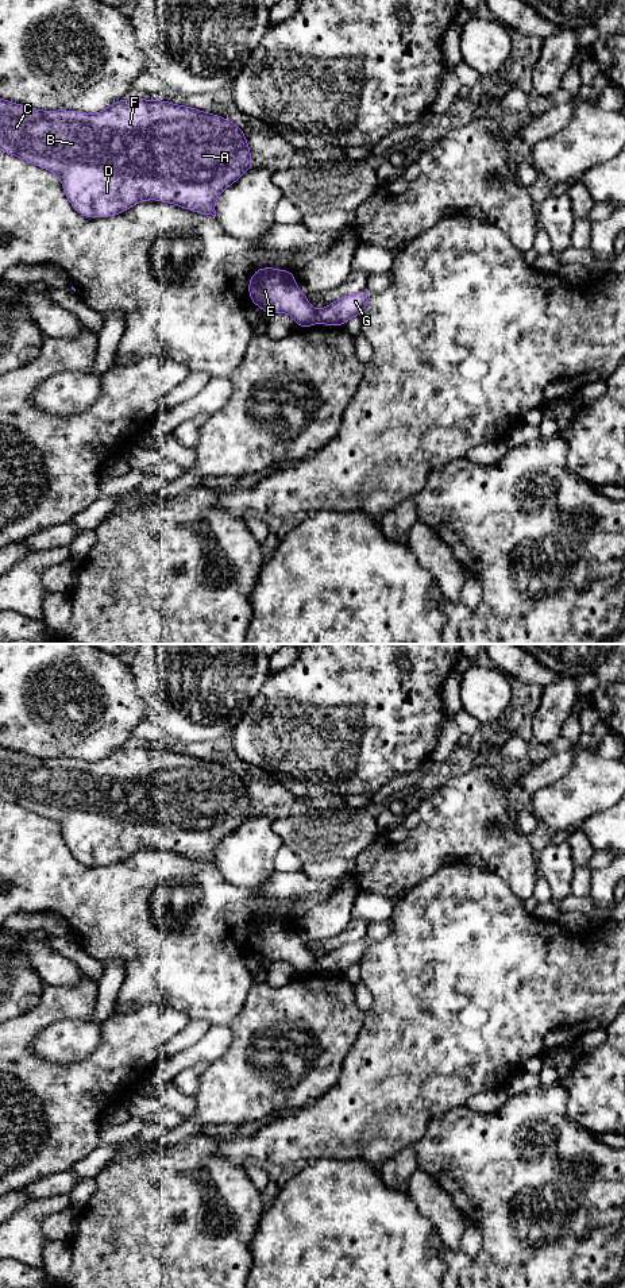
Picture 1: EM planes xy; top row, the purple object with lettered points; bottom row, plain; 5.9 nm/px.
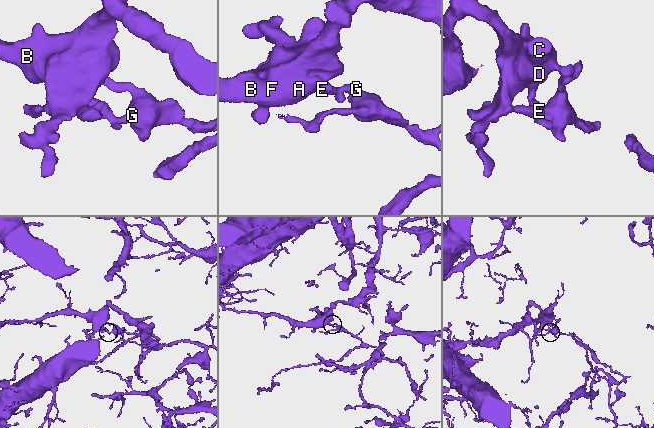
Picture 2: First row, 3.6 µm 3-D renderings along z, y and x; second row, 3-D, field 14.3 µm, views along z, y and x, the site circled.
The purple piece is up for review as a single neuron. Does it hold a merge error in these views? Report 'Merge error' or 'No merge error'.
Merge error

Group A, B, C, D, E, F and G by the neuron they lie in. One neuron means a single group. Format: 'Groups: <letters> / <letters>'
Groups: A B C D E F / G

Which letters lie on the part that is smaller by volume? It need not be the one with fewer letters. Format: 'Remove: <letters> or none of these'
Remove: G

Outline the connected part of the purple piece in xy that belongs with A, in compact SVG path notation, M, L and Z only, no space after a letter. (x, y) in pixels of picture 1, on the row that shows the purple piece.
M0 99L0 150L5 154L16 155L39 167L54 171L62 181L62 188L73 208L86 217L107 217L123 213L128 208L144 200L158 200L180 205L185 209L201 215L216 217L215 201L220 193L238 181L247 170L252 167L251 154L243 131L232 122L217 115L202 112L190 107L171 104L158 100L120 100L99 113L84 113L73 111L39 111L16 103Z

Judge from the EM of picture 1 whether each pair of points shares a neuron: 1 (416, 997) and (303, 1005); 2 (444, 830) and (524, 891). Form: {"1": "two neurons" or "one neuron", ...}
{"1": "two neurons", "2": "one neuron"}

